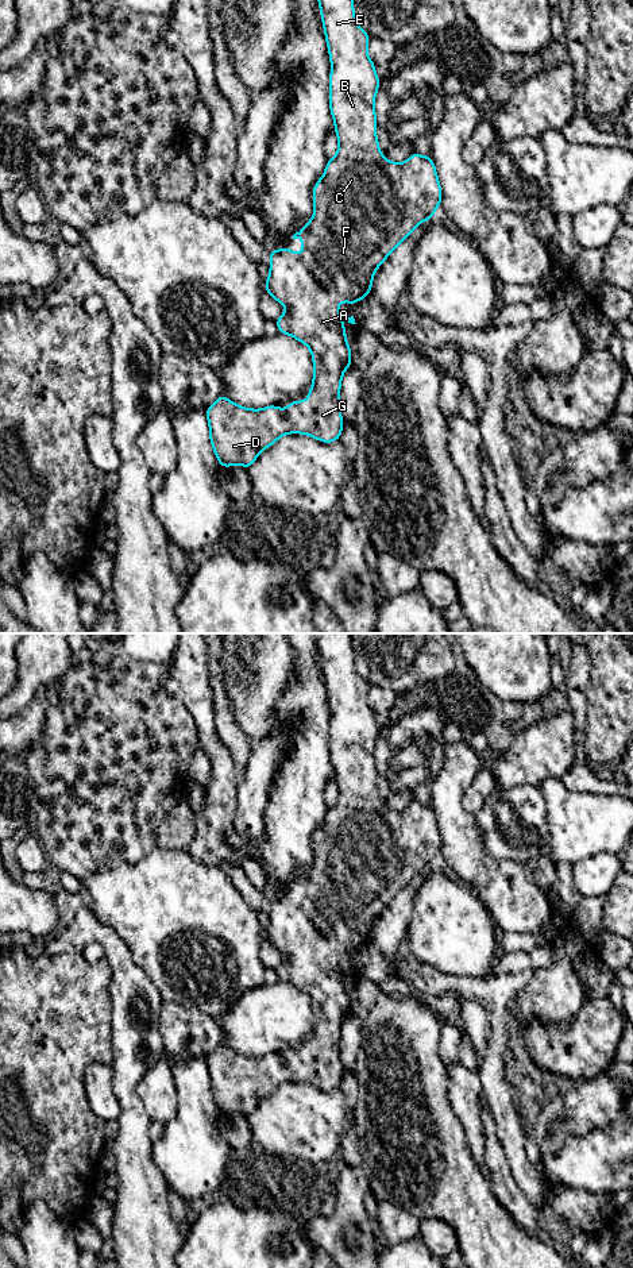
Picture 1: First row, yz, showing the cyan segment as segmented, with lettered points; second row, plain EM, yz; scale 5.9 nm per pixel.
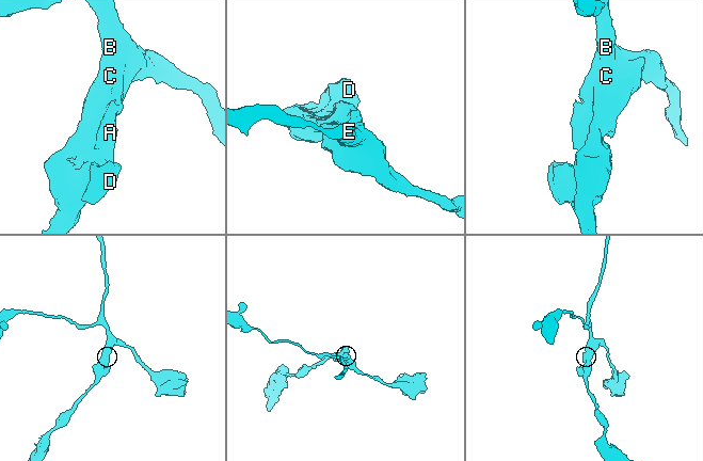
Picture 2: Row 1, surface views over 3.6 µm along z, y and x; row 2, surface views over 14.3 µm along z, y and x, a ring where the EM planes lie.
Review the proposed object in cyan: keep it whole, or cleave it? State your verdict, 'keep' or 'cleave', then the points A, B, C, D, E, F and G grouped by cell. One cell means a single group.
keep | A B C D E F G

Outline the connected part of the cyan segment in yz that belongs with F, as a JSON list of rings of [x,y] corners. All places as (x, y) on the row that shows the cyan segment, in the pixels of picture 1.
[[[319,0],[321,22],[331,59],[329,108],[335,122],[339,149],[332,159],[327,159],[323,177],[313,186],[313,217],[296,232],[293,239],[302,239],[301,254],[289,247],[269,251],[270,274],[265,282],[266,292],[289,311],[275,320],[278,332],[286,334],[306,344],[313,358],[313,384],[306,401],[289,401],[283,412],[277,405],[263,409],[248,409],[228,400],[223,393],[205,411],[209,423],[209,438],[220,466],[242,465],[247,470],[256,460],[260,451],[273,446],[282,435],[305,433],[323,443],[332,443],[341,436],[343,417],[339,408],[340,385],[344,371],[351,367],[351,347],[347,343],[344,325],[336,302],[351,305],[371,294],[374,271],[404,242],[416,227],[433,219],[435,209],[441,205],[441,186],[431,155],[413,153],[402,163],[387,161],[377,139],[377,116],[374,100],[381,84],[375,65],[368,58],[370,35],[362,30],[355,19],[354,0]]]

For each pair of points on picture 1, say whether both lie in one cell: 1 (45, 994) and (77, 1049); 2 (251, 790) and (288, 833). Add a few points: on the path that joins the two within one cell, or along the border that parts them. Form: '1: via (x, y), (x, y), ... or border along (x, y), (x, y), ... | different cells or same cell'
1: via (45, 1008), (45, 1016), (64, 1036) | same cell
2: border along (276, 777), (265, 809), (265, 829), (261, 837) | different cells

